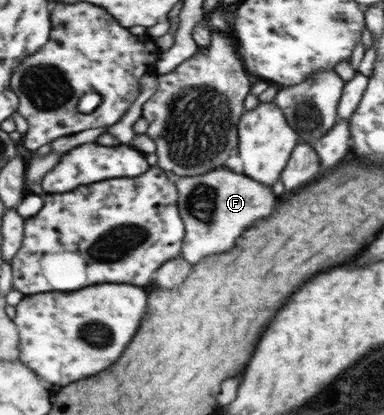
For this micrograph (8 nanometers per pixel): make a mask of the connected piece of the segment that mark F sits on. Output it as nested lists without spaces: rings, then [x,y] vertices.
[[[219,167],[203,175],[177,177],[177,208],[185,227],[180,255],[185,261],[195,265],[207,255],[229,251],[235,247],[235,241],[245,229],[249,229],[255,221],[271,215],[275,203],[273,191],[249,177],[227,167]]]

